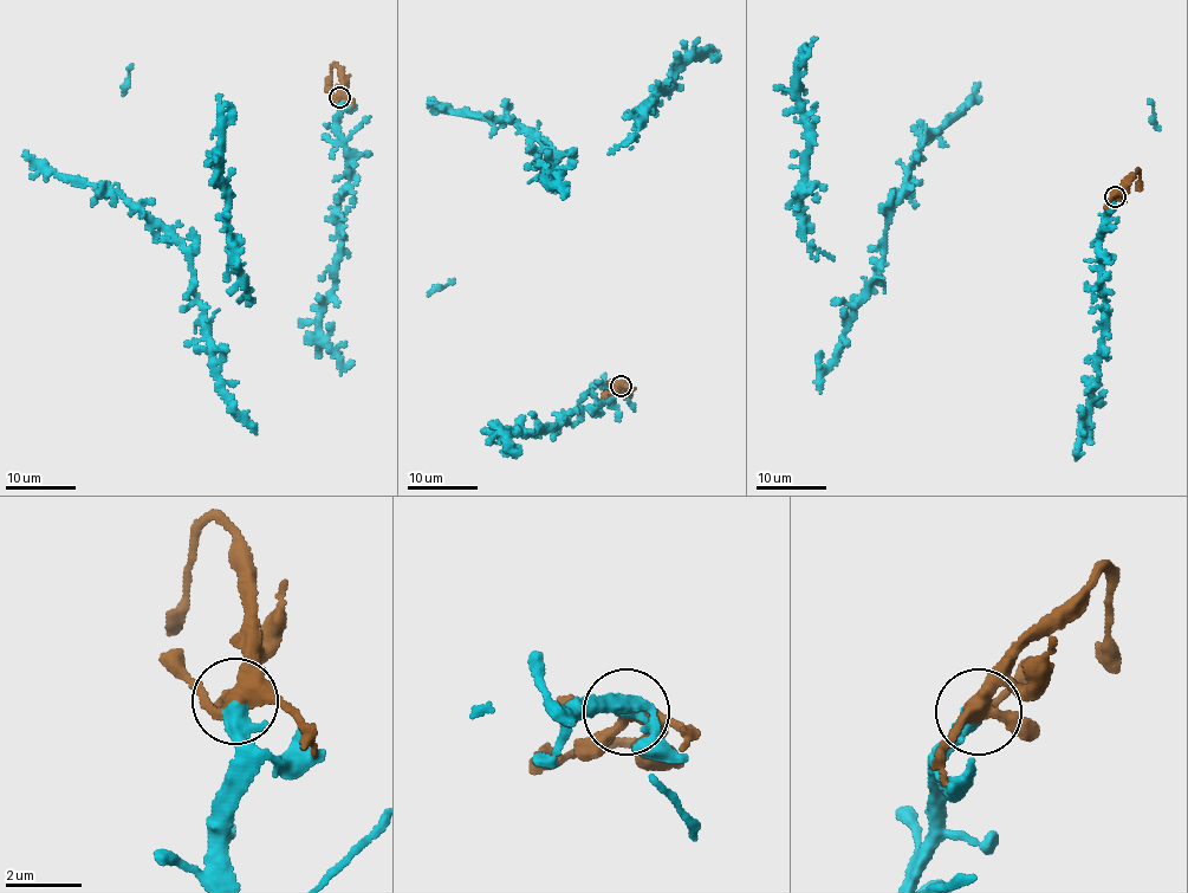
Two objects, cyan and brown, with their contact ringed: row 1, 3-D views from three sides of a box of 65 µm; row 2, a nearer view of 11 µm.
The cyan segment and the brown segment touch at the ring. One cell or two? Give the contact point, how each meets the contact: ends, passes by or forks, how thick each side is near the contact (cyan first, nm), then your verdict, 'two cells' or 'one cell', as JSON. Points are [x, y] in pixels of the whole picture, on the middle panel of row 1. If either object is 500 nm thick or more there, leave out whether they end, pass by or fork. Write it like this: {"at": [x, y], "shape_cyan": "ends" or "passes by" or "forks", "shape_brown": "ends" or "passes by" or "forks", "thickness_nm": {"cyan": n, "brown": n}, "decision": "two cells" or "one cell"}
{"at": [621, 386], "shape_cyan": "ends", "shape_brown": "forks", "thickness_nm": {"cyan": 480, "brown": 380}, "decision": "one cell"}

